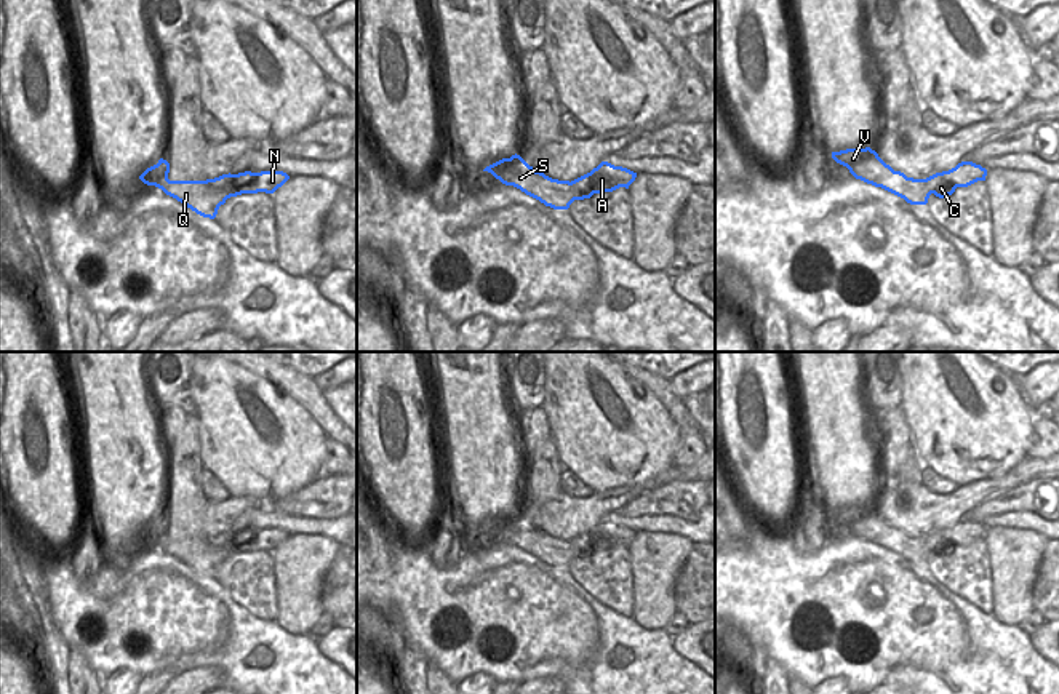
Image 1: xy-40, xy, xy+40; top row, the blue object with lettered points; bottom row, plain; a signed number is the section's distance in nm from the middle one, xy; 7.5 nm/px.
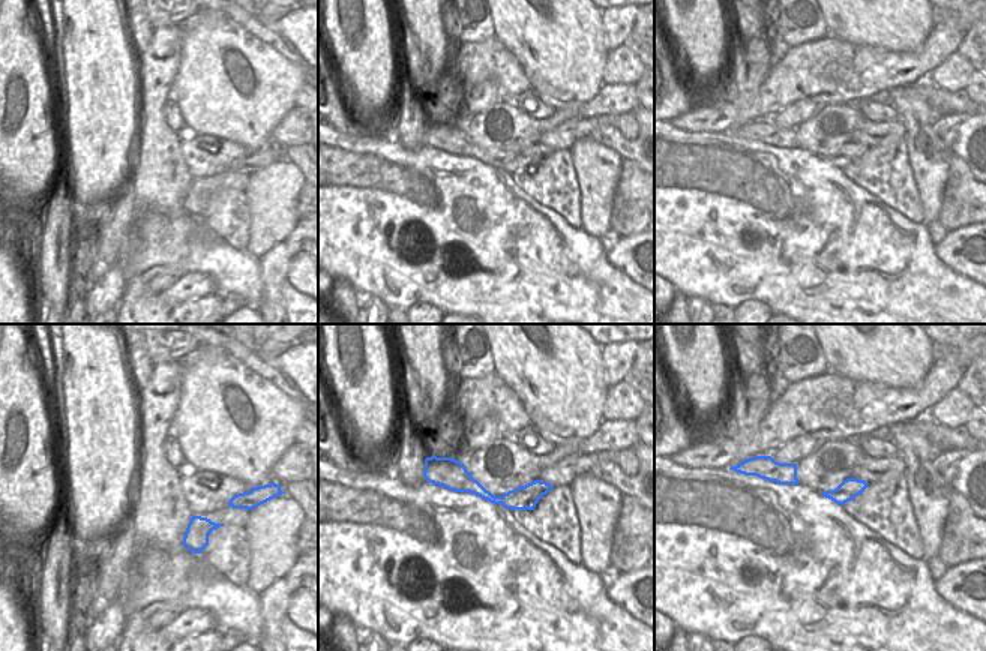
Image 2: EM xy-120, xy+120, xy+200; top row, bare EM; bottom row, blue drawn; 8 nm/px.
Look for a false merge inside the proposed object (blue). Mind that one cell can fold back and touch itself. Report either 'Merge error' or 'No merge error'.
Merge error

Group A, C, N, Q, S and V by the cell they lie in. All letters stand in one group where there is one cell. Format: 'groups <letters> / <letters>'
groups A C N / Q S V

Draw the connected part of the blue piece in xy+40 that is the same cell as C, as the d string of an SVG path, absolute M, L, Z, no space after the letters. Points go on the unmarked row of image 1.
M961 520L955 526L936 531L925 537L928 548L939 556L945 556L957 545L968 545L977 539L985 539L987 528L973 520Z

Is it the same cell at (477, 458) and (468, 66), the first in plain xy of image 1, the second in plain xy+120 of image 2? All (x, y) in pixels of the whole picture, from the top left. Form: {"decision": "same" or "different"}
{"decision": "different"}

